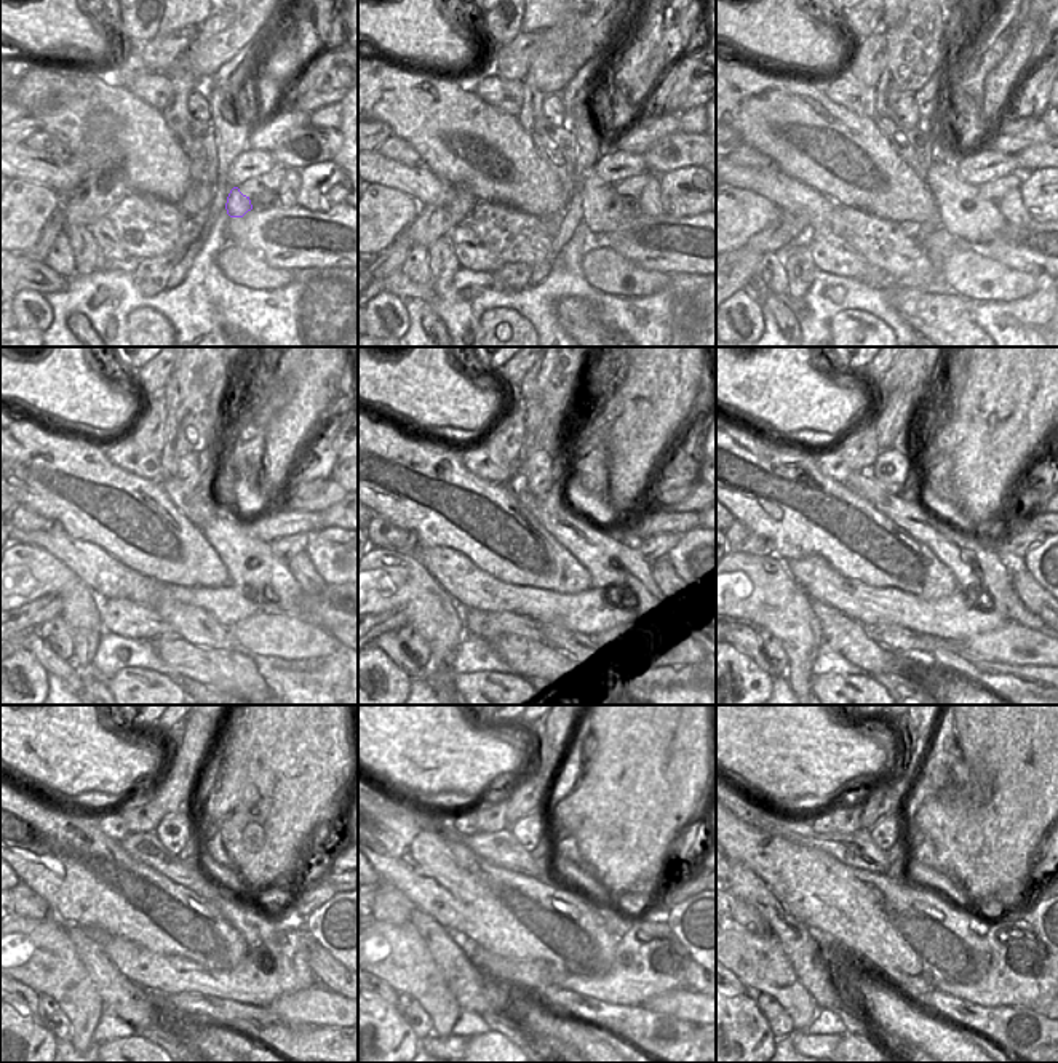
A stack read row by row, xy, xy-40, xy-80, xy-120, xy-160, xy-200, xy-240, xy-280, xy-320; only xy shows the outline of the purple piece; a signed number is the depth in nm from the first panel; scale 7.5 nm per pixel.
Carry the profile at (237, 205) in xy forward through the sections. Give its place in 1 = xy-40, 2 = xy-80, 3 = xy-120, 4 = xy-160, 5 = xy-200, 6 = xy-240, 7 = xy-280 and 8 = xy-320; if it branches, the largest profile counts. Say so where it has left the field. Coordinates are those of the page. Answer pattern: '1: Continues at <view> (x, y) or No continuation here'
1: Continues at xy-40 (603, 211)
2: Continues at xy-80 (962, 211)
3: Continues at xy-120 (264, 579)
4: Continues at xy-160 (614, 565)
5: Continues at xy-200 (978, 571)
6: Continues at xy-240 (264, 929)
7: Continues at xy-280 (501, 849)
8: Continues at xy-320 (857, 849).

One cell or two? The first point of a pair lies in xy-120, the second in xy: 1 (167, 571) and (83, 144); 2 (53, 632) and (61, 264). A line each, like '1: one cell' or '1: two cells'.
1: one cell
2: one cell

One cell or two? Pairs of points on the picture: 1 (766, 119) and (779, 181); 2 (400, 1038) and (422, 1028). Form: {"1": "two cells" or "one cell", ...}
{"1": "two cells", "2": "two cells"}

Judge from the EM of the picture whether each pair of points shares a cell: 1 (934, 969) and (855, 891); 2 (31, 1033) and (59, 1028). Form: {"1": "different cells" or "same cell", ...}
{"1": "same cell", "2": "different cells"}

